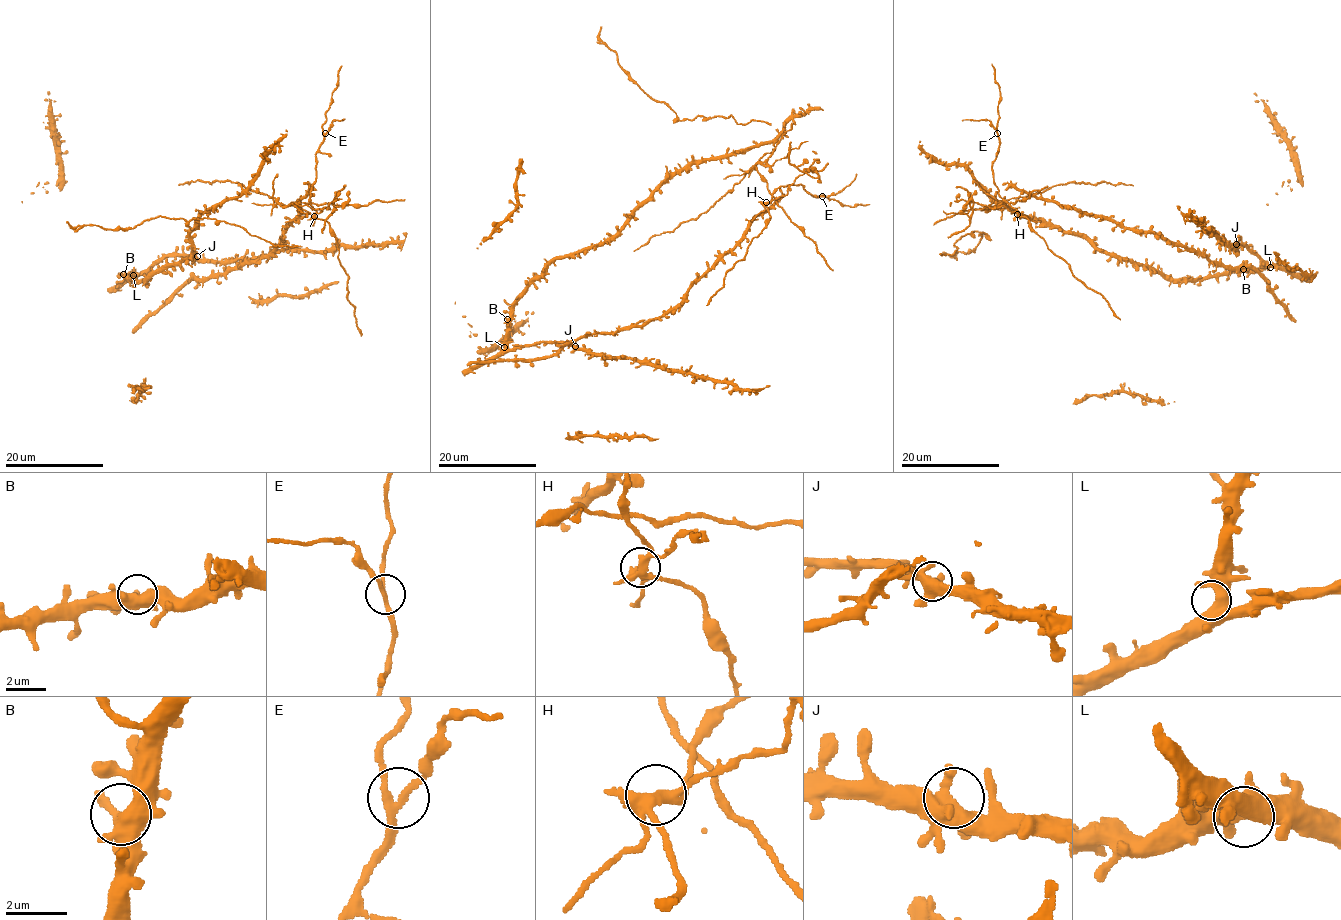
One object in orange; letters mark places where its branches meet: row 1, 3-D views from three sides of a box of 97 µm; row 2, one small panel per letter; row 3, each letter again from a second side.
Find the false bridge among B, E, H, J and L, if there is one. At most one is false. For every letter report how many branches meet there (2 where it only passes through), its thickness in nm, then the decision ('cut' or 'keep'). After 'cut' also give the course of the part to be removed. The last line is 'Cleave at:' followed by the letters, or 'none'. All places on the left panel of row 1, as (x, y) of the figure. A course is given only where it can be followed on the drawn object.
B: 3 | 400 nm | keep
E: 3 | 190 nm | keep
H: 6 | 280 nm | cut
J: 5 | 480 nm | keep
L: 4 | 550 nm | keep
Cleave at: H

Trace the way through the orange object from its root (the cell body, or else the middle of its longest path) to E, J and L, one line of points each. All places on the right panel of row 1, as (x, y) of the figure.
E: (1179, 245), (1012, 187), (1000, 190), (992, 168), (999, 143), (997, 133)
J: (1179, 245), (1212, 261), (1237, 267), (1243, 259), (1236, 244)
L: (1179, 245), (1212, 261), (1237, 267), (1243, 262), (1237, 247), (1249, 247), (1271, 264), (1270, 267)

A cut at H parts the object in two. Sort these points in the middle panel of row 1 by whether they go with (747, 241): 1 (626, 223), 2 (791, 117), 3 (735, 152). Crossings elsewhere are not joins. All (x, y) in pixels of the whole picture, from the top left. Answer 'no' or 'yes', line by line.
1: yes
2: yes
3: yes

